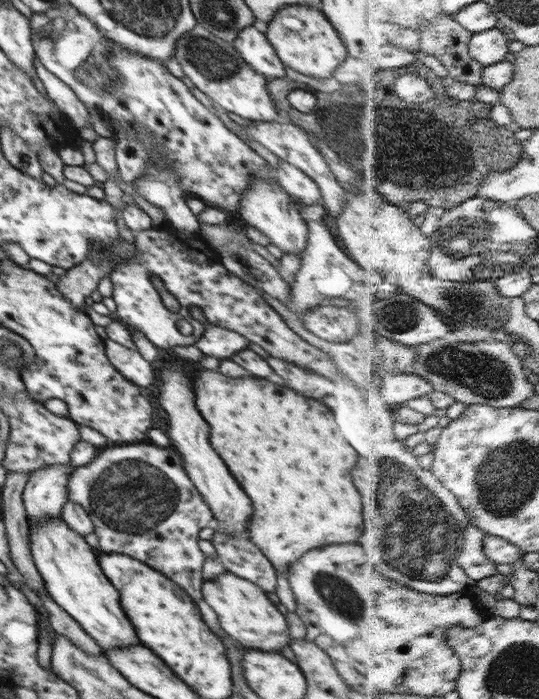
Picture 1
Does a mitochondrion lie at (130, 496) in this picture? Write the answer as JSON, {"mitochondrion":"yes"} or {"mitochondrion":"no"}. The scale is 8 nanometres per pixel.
{"mitochondrion":"yes"}

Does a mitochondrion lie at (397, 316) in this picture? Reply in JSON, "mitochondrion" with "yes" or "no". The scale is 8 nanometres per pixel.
{"mitochondrion":"yes"}

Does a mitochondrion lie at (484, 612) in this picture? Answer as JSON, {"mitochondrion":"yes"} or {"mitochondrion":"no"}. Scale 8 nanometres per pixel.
{"mitochondrion":"no"}

